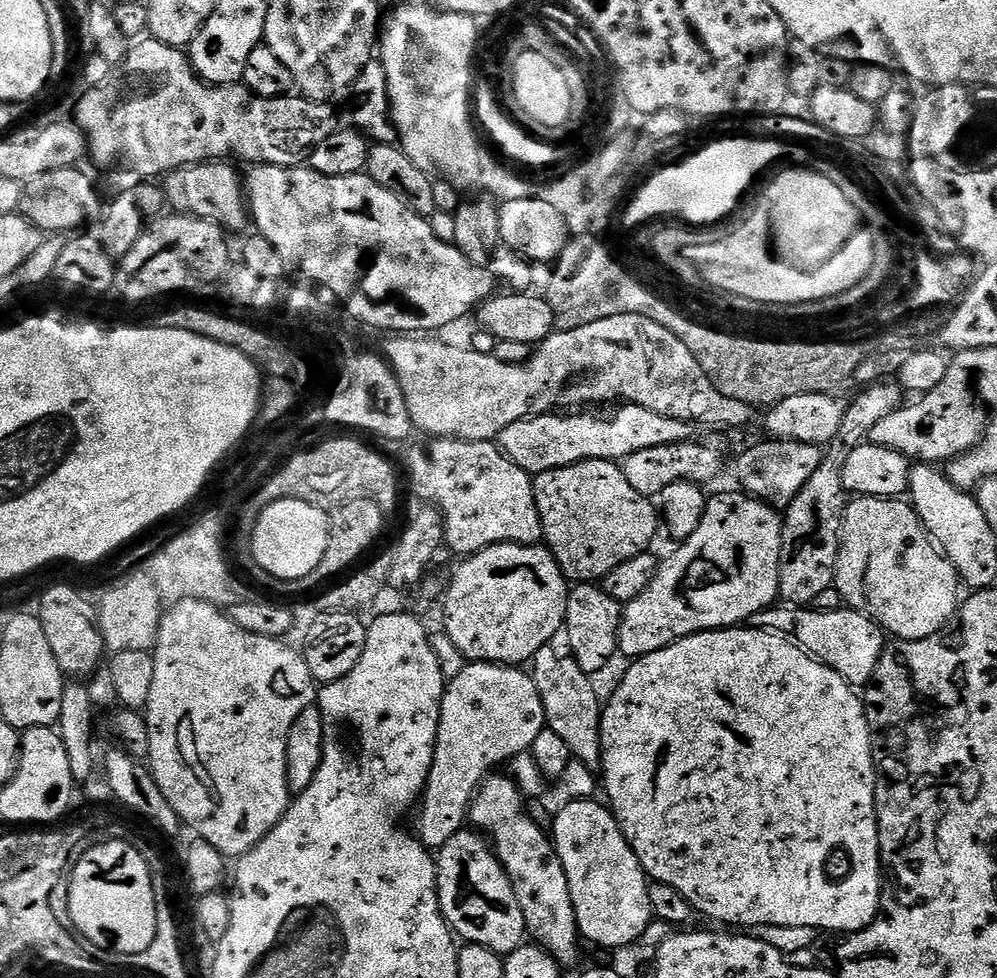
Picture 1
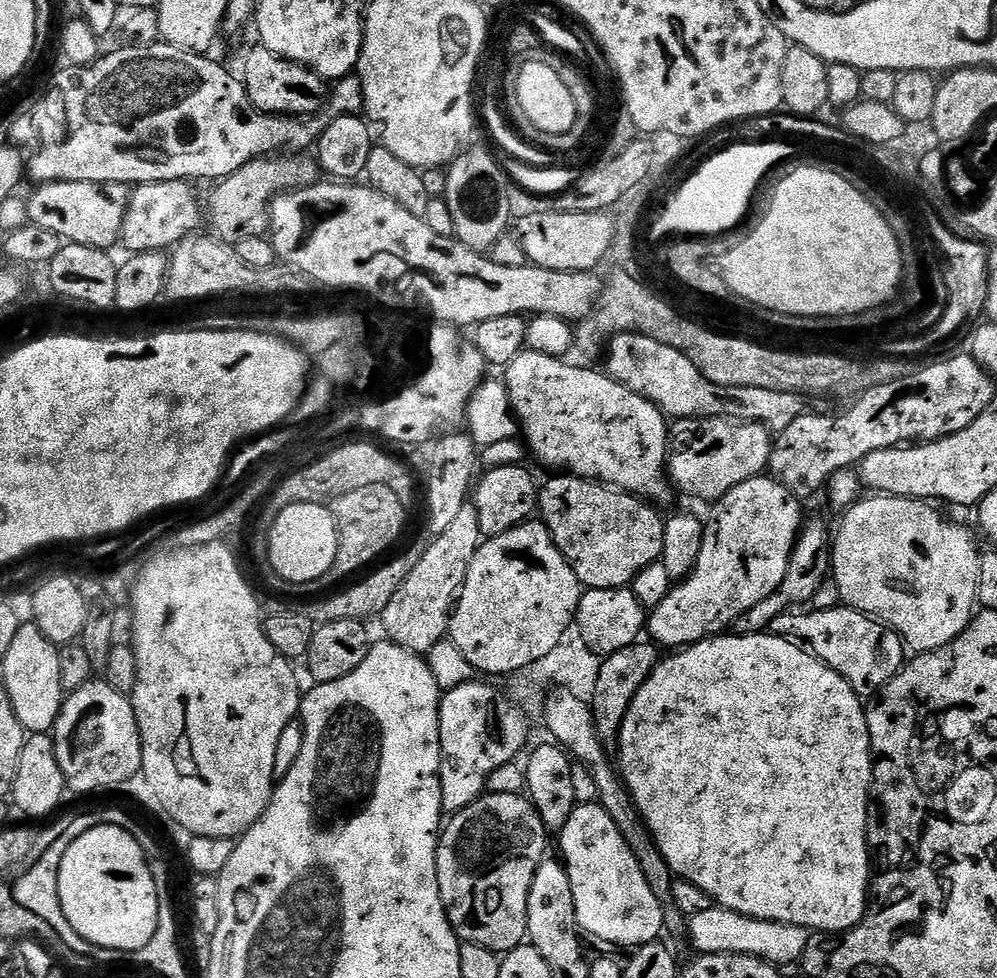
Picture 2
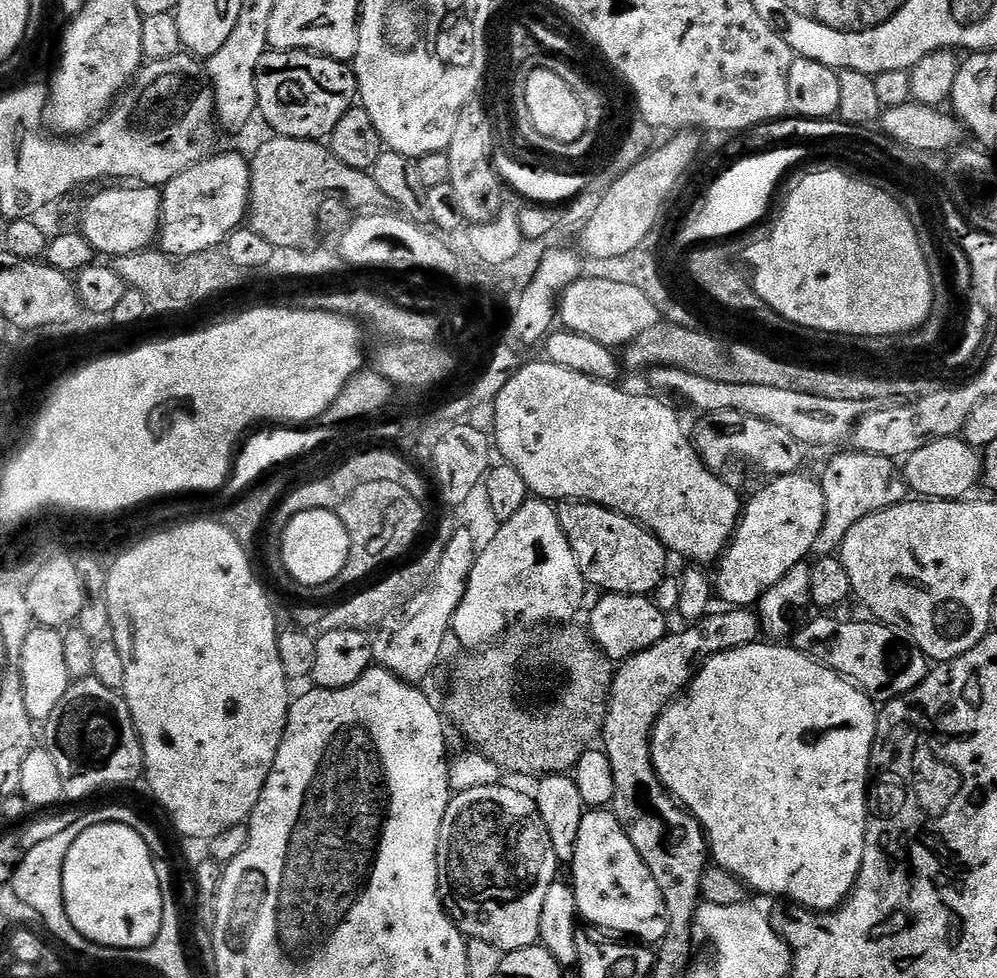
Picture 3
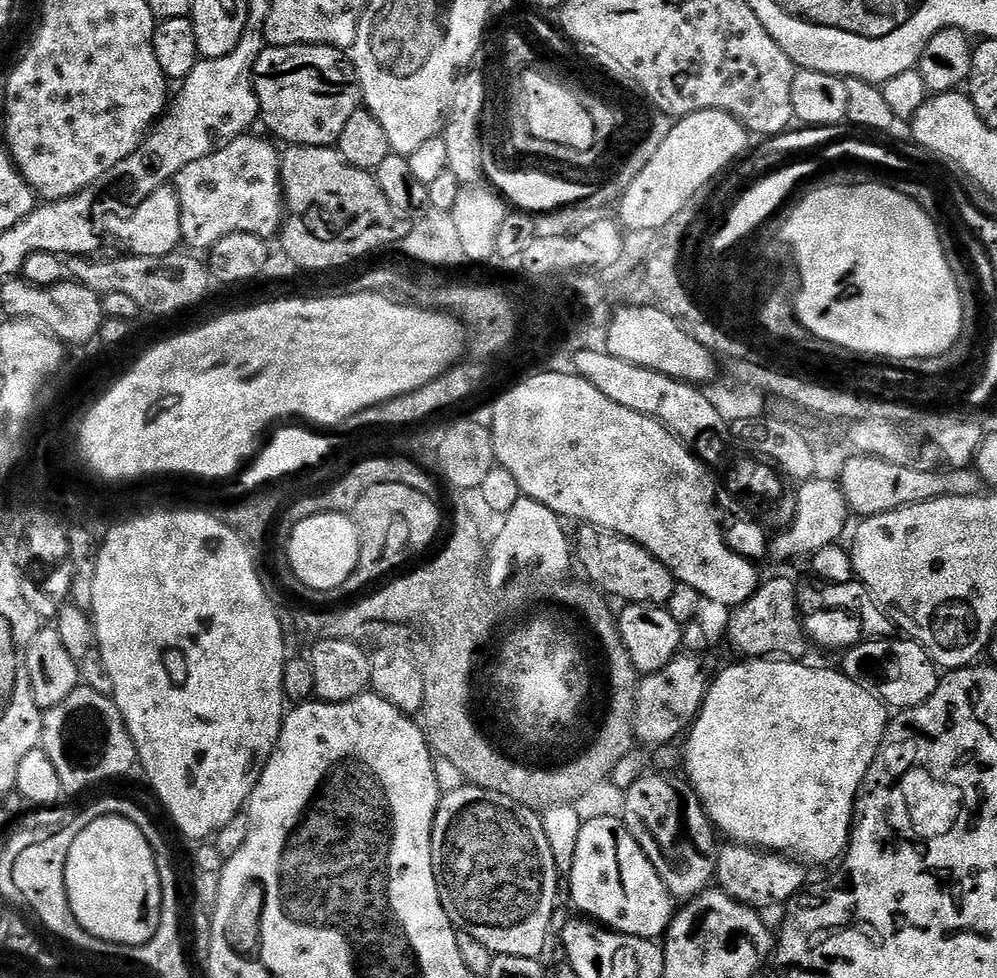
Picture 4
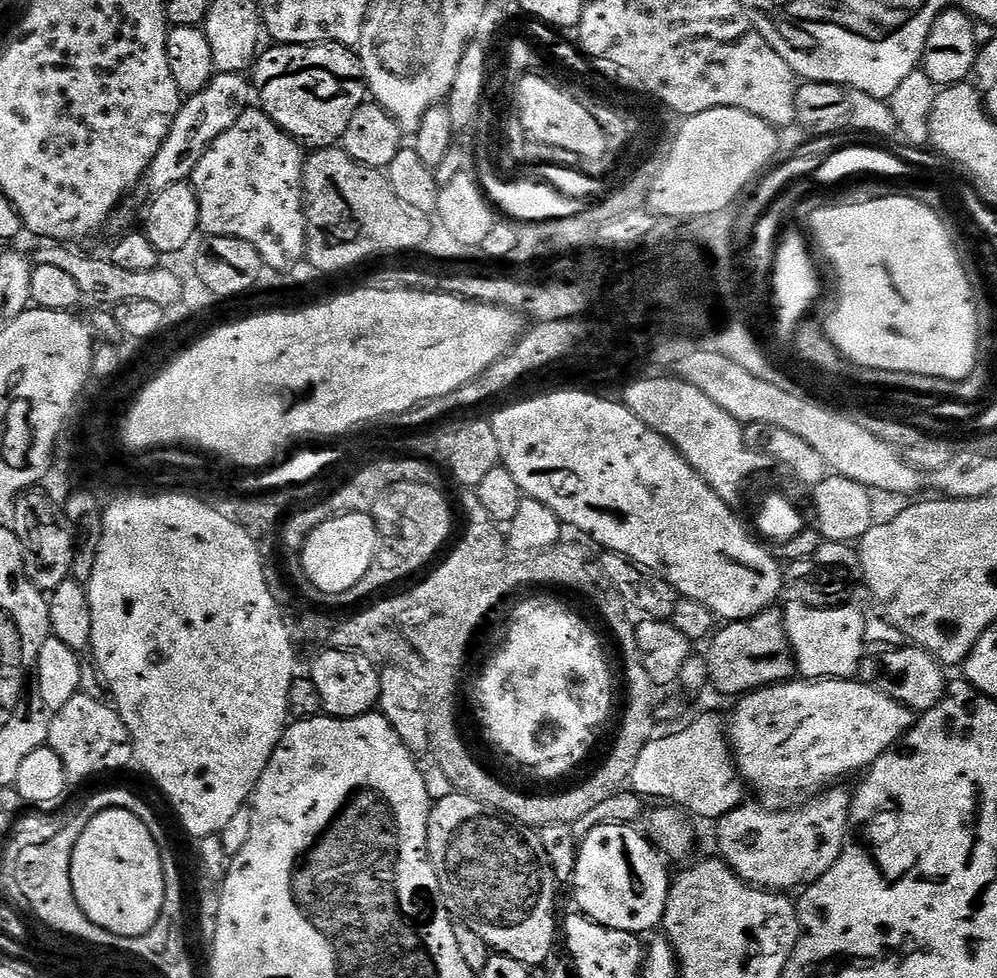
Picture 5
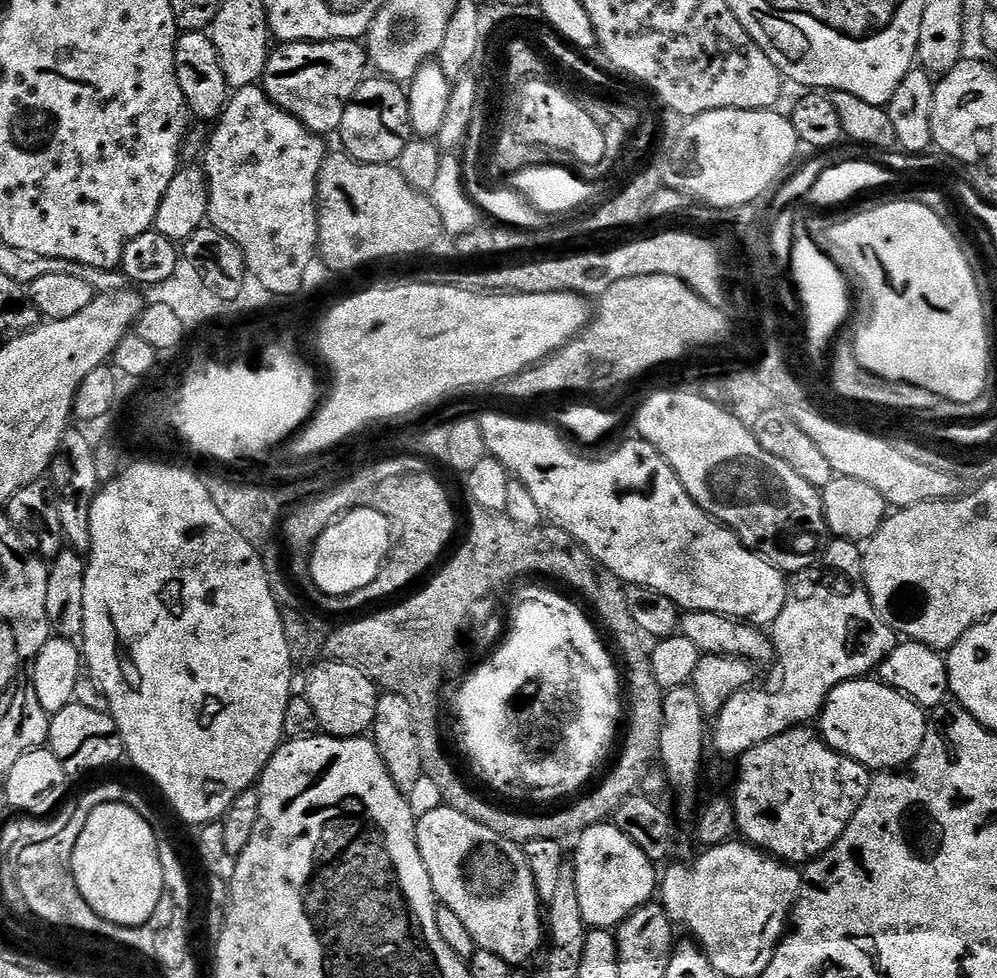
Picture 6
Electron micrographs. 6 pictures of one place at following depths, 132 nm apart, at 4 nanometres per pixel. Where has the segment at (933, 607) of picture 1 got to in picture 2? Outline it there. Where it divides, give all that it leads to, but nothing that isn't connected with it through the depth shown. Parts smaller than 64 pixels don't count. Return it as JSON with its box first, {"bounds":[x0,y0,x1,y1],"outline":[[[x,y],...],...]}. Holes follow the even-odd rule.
{"bounds":[831,494,980,653],"outline":[[[883,494],[873,495],[873,500],[861,499],[843,513],[844,521],[834,532],[832,542],[832,571],[831,579],[836,581],[840,591],[840,599],[847,607],[856,612],[862,612],[866,616],[873,617],[882,624],[888,625],[900,635],[900,639],[913,653],[933,652],[950,642],[954,642],[972,623],[974,613],[978,608],[976,591],[978,590],[978,574],[980,573],[980,552],[976,550],[977,533],[971,532],[968,528],[963,528],[960,524],[955,524],[952,520],[947,520],[944,516],[939,516],[935,512],[931,503],[922,500],[909,500],[907,496],[885,496]]]}

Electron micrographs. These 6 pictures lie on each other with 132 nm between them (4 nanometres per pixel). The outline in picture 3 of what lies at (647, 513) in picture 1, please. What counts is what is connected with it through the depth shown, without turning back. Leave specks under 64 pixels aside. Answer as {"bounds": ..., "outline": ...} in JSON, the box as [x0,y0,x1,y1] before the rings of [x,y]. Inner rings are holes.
{"bounds":[559,502,670,596],"outline":[[[587,502],[559,505],[560,525],[578,558],[585,585],[601,588],[604,594],[617,592],[627,596],[648,596],[669,575],[670,553],[654,533],[620,512]]]}

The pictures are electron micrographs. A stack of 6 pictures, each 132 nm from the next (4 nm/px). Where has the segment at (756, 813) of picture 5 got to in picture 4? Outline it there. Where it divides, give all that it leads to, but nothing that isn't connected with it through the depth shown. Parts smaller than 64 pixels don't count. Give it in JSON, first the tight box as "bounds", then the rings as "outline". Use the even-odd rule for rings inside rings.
{"bounds":[716,842,805,910],"outline":[[[728,842],[719,849],[716,857],[716,879],[721,892],[732,896],[738,902],[749,904],[757,910],[787,905],[798,893],[805,891],[805,865],[793,862],[789,857],[775,852],[765,852],[758,848],[749,848],[746,844]]]}

